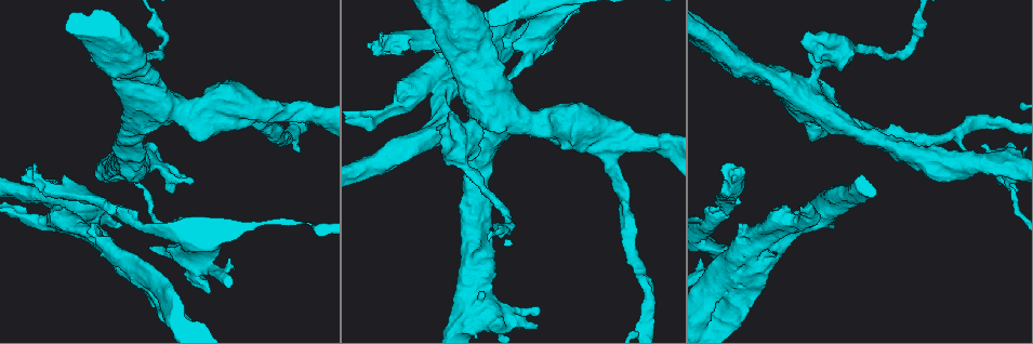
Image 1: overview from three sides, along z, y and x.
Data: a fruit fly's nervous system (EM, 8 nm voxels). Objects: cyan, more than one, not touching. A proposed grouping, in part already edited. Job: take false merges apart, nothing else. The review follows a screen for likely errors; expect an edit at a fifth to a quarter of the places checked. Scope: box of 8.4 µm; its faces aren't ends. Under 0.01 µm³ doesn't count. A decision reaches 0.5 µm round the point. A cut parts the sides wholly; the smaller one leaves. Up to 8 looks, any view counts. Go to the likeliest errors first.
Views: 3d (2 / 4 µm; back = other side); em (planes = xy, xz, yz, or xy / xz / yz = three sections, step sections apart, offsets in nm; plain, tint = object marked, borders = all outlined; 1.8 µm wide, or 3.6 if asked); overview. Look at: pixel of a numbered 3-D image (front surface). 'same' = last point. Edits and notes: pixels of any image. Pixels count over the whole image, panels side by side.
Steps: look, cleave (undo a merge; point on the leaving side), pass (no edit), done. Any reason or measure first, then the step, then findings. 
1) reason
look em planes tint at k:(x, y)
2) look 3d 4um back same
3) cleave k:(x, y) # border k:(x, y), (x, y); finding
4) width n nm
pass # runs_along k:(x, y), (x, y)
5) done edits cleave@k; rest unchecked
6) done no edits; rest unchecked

thick turns thin
look em 3.6um xz step 4 tint at 1:(732, 175)

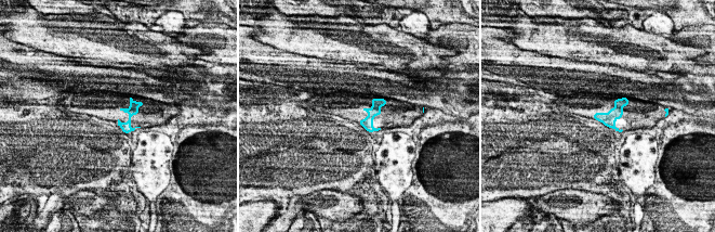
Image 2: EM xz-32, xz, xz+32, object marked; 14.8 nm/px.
cut it another way
look em 3.6um planes tint same

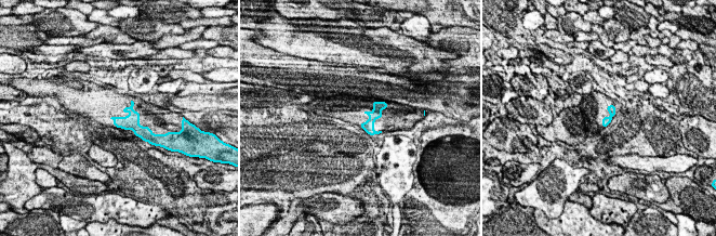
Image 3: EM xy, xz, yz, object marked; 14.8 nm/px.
pass # all the same cell

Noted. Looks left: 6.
branch point
look 3d 2um at 1:(193, 258)

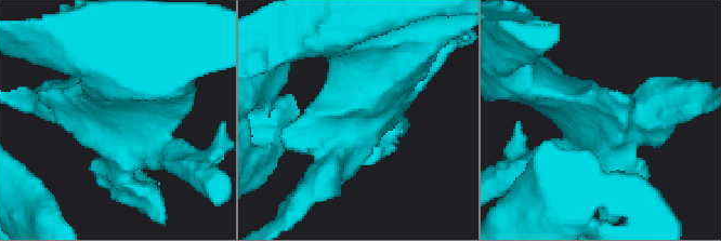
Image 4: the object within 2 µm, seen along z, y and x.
arms 3; arm_widths 190, 260, 460 nm; now the EM
look em planes plain at 4:(595, 120)

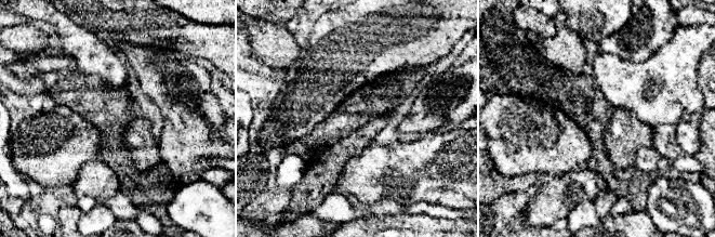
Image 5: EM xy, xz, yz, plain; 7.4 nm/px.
look em planes tint same

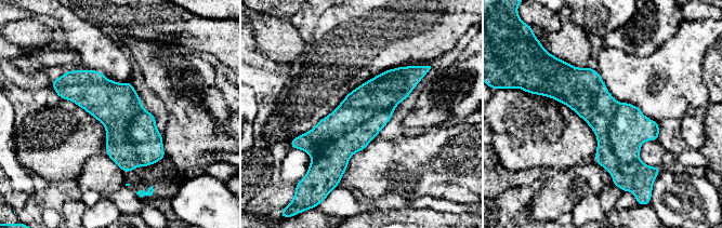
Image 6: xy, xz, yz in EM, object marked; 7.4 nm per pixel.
cleave 6:(337, 156) # part_leaving 6:(390, 111), (332, 159), (317, 159); a second cell is stuck on

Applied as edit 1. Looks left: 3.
redraw
look overview

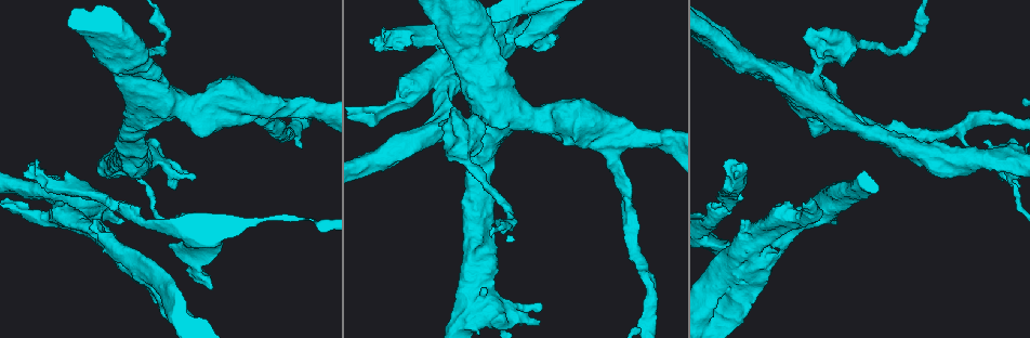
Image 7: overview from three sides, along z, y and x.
calibre changes
look 3d 4um at 7:(448, 69)

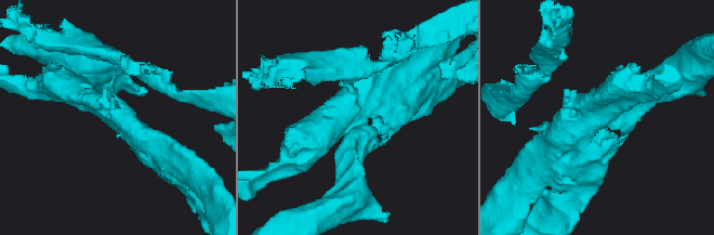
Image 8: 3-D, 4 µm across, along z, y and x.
shape alone is not enough
look em planes tint at 8:(598, 121)

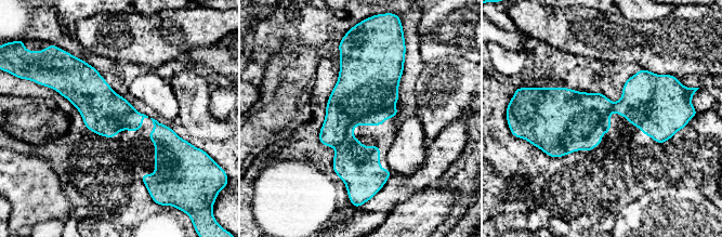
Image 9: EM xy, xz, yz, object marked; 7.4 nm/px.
cleave 9:(363, 89) # border 9:(382, 109), (354, 120), (336, 147); two cells meet here

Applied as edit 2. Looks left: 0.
done edits cleave@6, cleave@9; rest unchecked

